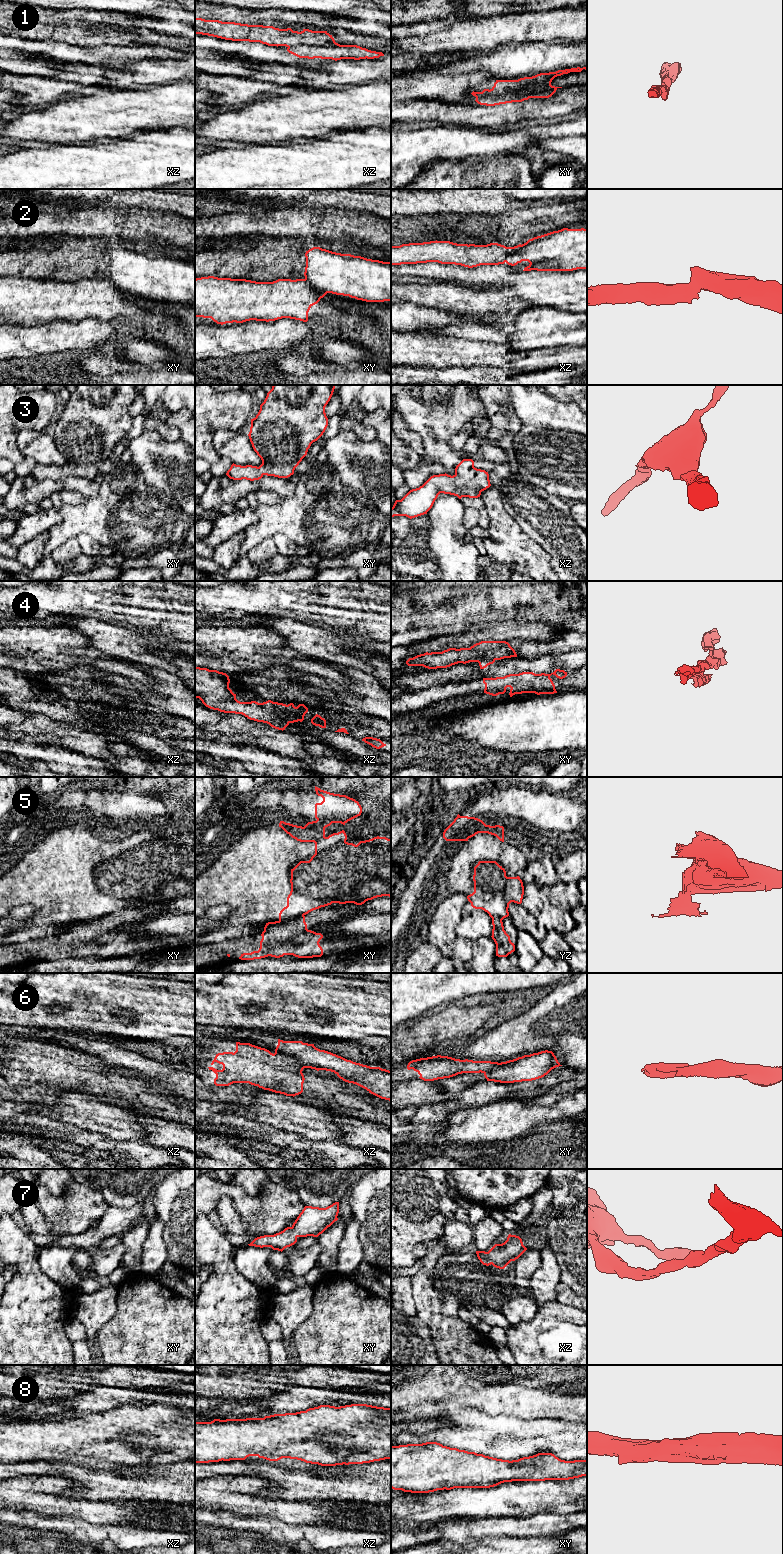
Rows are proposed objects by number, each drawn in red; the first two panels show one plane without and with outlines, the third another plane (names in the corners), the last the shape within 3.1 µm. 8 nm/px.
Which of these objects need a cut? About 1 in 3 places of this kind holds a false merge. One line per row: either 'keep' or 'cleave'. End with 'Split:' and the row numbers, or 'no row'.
1: cleave
2: keep
3: keep
4: cleave
5: cleave
6: cleave
7: keep
8: keep
Split: 1, 4, 5, 6

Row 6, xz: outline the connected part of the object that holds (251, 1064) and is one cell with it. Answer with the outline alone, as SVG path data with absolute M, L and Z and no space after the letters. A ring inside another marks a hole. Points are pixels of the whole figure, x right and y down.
M236 1042L236 1051L216 1054L211 1065L215 1062L222 1064L223 1069L217 1070L208 1067L216 1074L214 1084L216 1086L229 1086L233 1083L249 1083L264 1090L284 1094L286 1096L296 1096L303 1092L304 1075L303 1067L289 1059L282 1058L271 1053L265 1048L261 1048L250 1043Z

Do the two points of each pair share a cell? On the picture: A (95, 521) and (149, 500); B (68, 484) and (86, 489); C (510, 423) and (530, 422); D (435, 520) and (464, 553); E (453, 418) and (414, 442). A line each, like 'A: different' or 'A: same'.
A: same
B: same
C: different
D: same
E: different

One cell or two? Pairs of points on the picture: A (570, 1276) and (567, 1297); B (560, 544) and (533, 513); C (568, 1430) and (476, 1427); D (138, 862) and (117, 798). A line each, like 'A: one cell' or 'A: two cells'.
A: two cells
B: one cell
C: one cell
D: two cells

